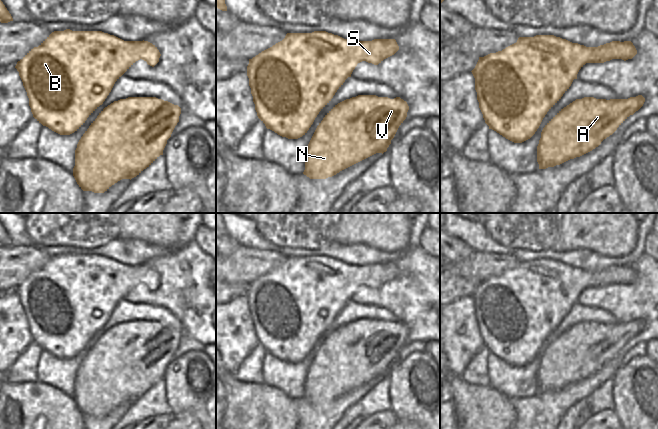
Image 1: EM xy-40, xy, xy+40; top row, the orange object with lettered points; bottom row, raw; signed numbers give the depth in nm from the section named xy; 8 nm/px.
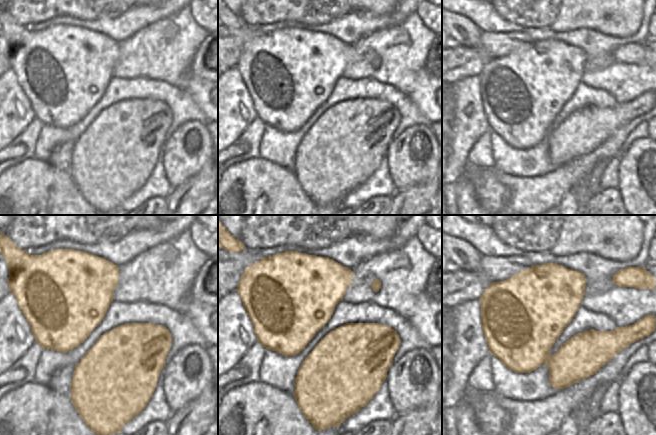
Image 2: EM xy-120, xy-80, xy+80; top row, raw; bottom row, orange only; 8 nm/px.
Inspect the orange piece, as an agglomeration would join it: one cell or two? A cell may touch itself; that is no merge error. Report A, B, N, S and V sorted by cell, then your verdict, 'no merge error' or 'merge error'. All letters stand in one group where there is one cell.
groups A B N S V; no merge error

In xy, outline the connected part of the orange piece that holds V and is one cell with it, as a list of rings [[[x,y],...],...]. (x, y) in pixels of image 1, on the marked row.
[[[358,95],[338,103],[319,123],[307,146],[303,174],[310,179],[326,179],[376,153],[383,154],[408,110],[407,102],[400,97]]]

